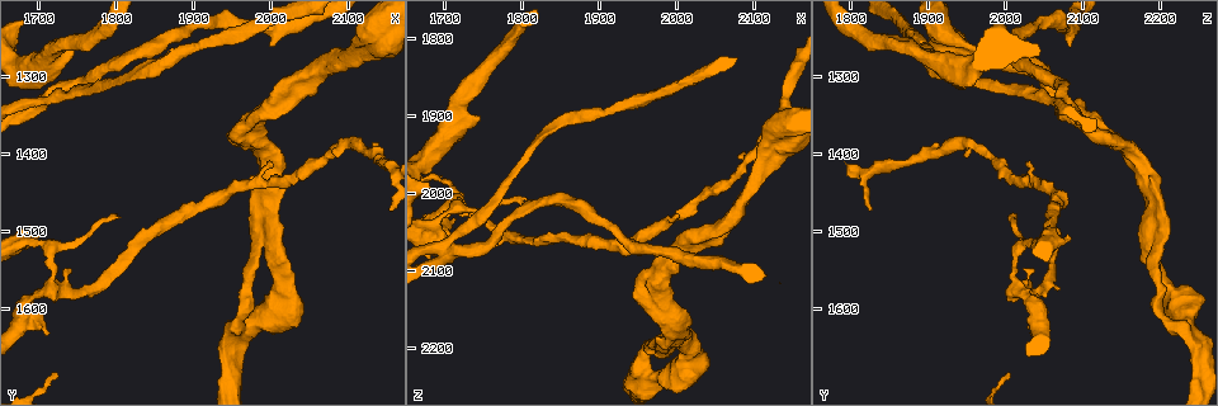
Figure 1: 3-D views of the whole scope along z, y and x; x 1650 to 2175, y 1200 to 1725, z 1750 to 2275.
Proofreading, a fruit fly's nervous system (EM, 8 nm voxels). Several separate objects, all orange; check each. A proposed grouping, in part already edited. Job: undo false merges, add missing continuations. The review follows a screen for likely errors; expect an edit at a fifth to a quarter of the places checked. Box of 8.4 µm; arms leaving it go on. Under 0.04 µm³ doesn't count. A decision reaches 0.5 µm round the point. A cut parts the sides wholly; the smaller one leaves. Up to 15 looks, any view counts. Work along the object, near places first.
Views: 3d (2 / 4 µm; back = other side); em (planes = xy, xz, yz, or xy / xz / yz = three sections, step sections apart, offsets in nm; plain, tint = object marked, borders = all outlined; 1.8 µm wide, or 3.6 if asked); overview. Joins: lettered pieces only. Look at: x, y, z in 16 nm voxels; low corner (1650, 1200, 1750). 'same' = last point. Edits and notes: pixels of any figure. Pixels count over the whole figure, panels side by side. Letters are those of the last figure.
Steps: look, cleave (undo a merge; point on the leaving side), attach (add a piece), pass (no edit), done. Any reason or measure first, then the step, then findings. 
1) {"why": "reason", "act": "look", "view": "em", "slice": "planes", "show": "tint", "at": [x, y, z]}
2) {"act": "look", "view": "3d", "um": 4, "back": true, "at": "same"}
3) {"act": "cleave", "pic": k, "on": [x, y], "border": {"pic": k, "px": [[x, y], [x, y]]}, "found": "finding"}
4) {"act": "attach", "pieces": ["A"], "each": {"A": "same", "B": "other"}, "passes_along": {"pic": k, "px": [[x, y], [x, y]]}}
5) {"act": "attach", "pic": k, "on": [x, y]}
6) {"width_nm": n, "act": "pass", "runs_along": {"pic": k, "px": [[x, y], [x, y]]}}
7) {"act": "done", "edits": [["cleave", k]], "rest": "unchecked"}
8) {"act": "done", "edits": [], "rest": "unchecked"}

{"why": "arms part here", "act": "look", "view": "3d", "um": 4, "back": true, "at": [1970, 1625, 2235]}

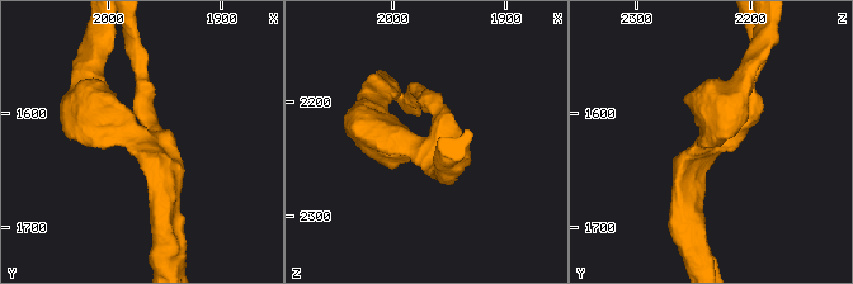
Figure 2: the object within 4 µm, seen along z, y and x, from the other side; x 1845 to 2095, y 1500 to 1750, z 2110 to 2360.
{"act": "look", "view": "em", "um": 3.6, "slice": "planes", "show": "plain", "at": [1964, 1626, 2236]}

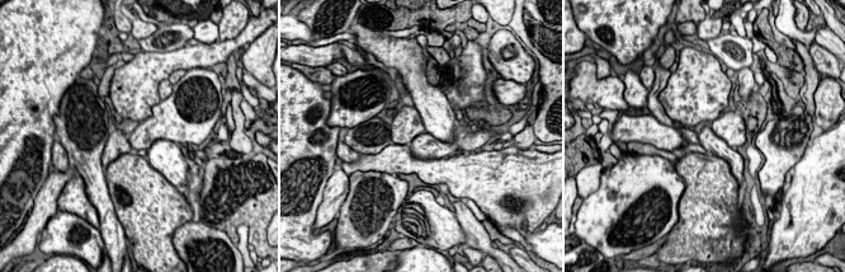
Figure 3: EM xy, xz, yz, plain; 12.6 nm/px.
{"act": "look", "view": "em", "um": 3.6, "slice": "planes", "show": "borders", "at": "same"}

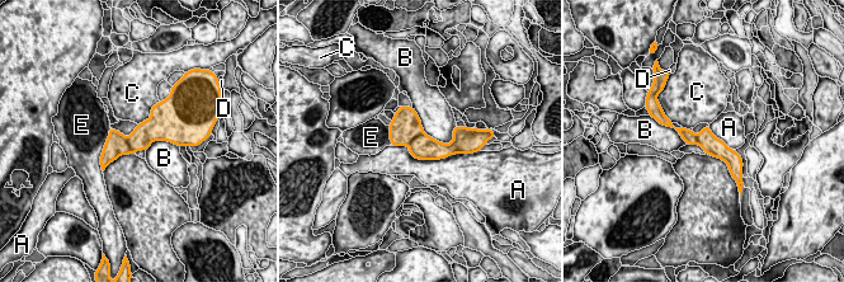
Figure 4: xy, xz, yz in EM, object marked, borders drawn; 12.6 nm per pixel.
{"width_nm": 240, "longest_contact_nm": ["A", 900], "act": "pass", "each": {"A": "other", "B": "other", "C": "other", "D": "other", "E": "other"}, "found": "continuous, no second cell"}

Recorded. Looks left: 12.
{"why": "tapers out", "act": "look", "view": "3d", "um": 4, "at": [1805, 1480, 2015]}

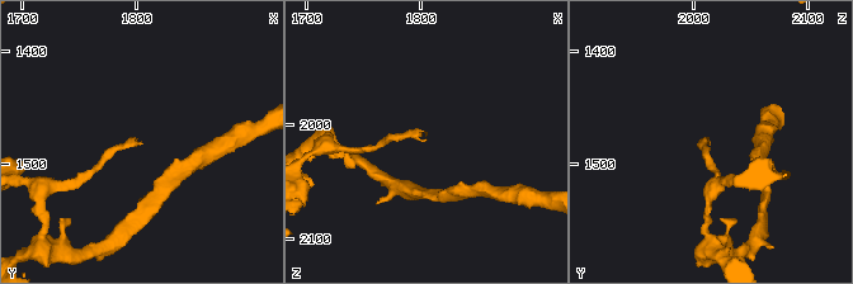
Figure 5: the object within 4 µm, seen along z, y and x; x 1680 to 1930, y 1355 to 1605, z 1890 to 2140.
{"act": "look", "view": "em", "slice": "planes", "show": "tint", "at": [1804, 1480, 2014]}

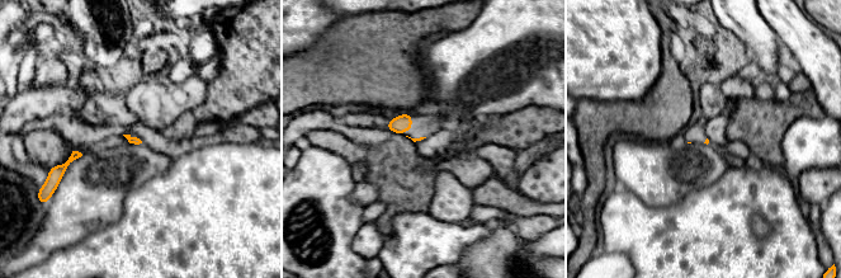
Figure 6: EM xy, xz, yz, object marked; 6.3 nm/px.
{"act": "look", "view": "em", "slice": "planes", "show": "borders", "at": "same"}

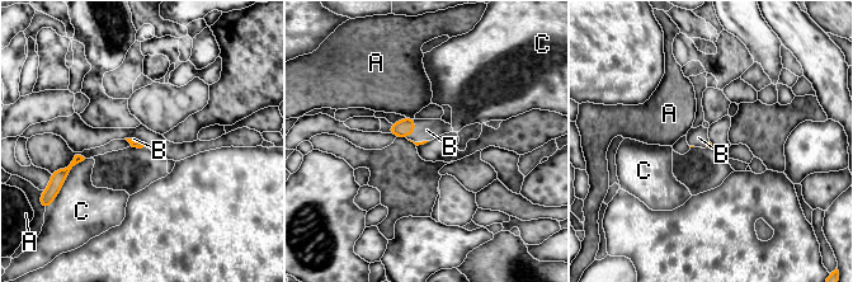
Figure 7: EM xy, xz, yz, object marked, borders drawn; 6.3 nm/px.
{"act": "attach", "pieces": ["B"], "each": {"A": "other", "B": "same", "C": "other"}, "found": "the cell continues"}

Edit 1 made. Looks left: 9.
{"why": "free end", "act": "look", "view": "em", "slice": "planes", "show": "borders", "at": [1745, 1265, 1910]}

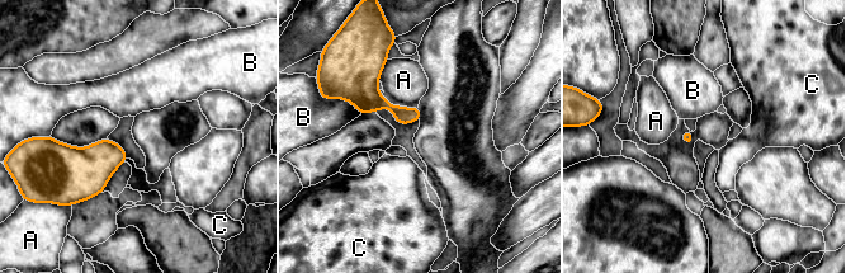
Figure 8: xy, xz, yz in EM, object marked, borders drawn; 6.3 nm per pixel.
{"act": "pass", "each": {"A": "other", "B": "other", "C": "other"}, "border": {"pic": 8, "px": [[339, 98], [349, 102], [360, 114]]}, "found": "no lettered piece goes on from it"}

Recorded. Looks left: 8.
{"why": "four arms meet", "act": "look", "view": "3d", "um": 2, "at": [1715, 1325, 2075]}

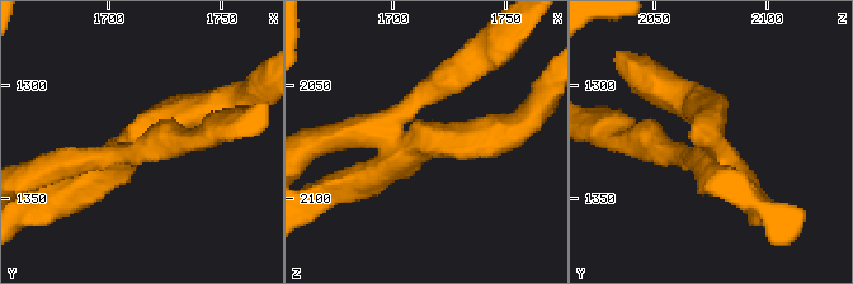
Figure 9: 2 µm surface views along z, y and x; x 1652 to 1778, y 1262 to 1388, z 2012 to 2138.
{"arms": 4, "why": "now the EM", "act": "look", "view": "em", "slice": "xy", "step": 16, "show": "tint", "at": [1714, 1322, 2073]}

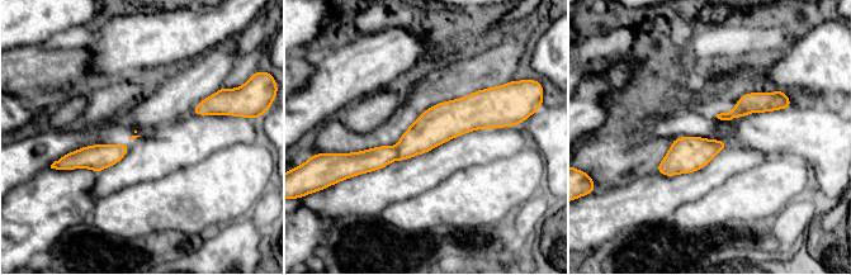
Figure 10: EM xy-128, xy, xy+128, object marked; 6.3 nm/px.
{"why": "cut it another way", "act": "look", "view": "em", "slice": "planes", "show": "borders", "at": "same"}

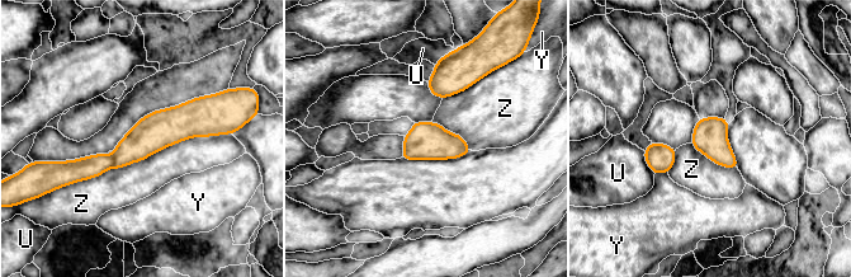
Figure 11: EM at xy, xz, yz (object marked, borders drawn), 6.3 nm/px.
{"width_nm": 220, "act": "pass", "each": {"U": "other", "Y": "other", "Z": "other"}, "runs_along": {"pic": 11, "px": [[217, 127], [70, 164]]}, "found": "one cell here"}

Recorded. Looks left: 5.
{"why": "branch point", "act": "look", "view": "em", "um": 3.6, "slice": "planes", "show": "plain", "at": [1715, 1575, 2020]}

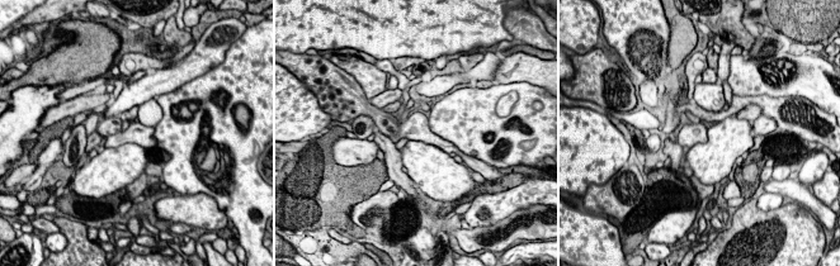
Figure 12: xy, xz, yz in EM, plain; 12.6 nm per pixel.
{"act": "look", "view": "em", "um": 3.6, "slice": "planes", "show": "borders", "at": "same"}

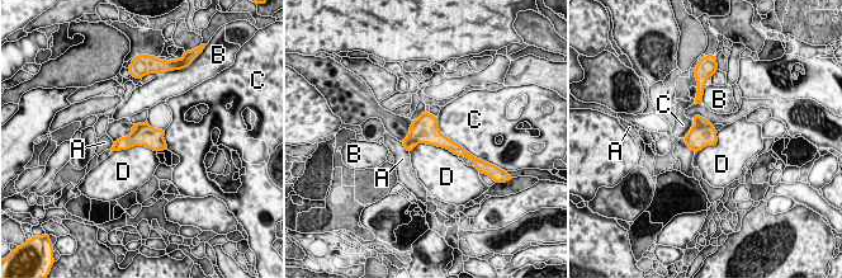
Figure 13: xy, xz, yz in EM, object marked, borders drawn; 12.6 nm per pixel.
{"longest_contact_nm": ["D", 650], "act": "cleave", "pic": 13, "on": [135, 127], "each": {"A": "other", "B": "other", "C": "other", "D": "other"}, "found": "two cells meet here"}

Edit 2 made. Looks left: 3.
{"act": "done", "edits": [["attach", 7], ["cleave", 13]], "rest": "unchecked"}

